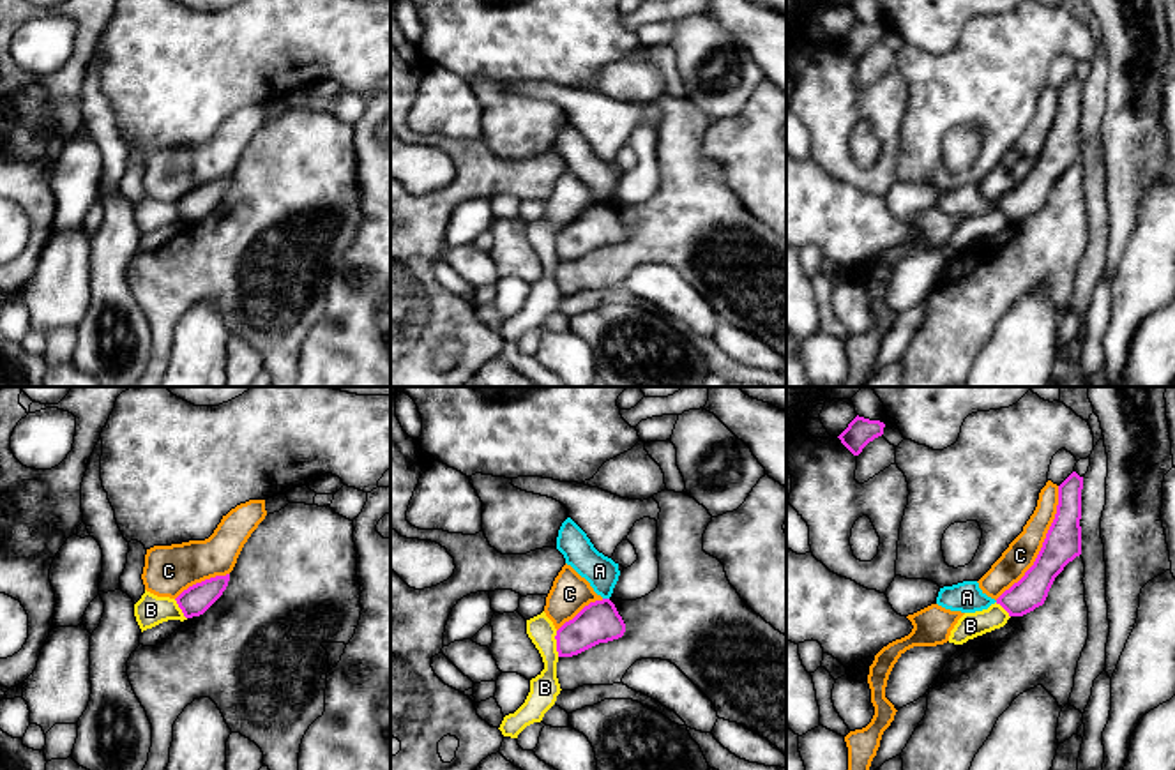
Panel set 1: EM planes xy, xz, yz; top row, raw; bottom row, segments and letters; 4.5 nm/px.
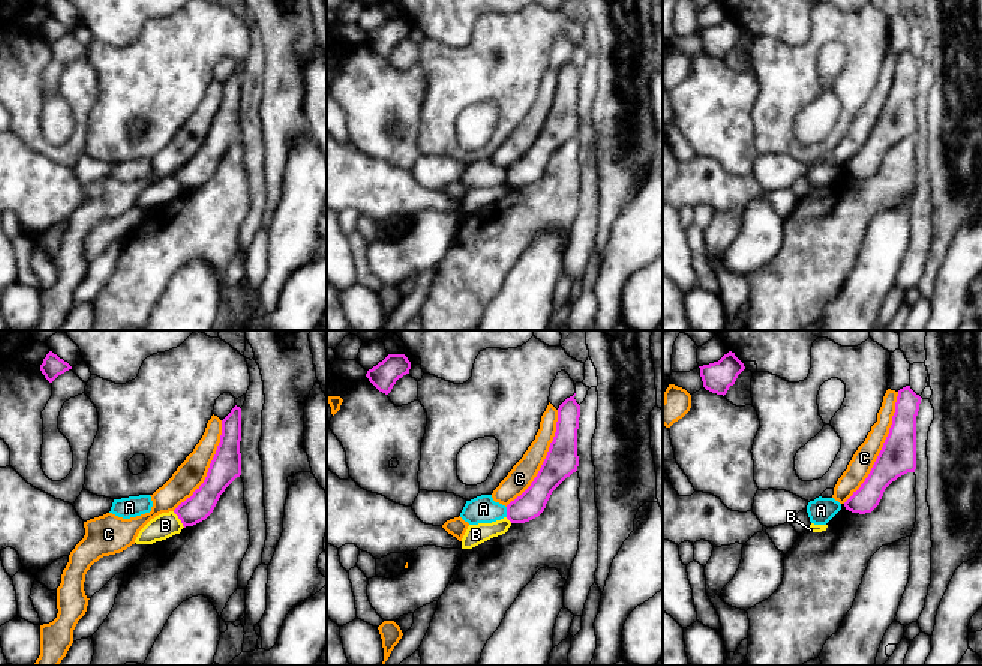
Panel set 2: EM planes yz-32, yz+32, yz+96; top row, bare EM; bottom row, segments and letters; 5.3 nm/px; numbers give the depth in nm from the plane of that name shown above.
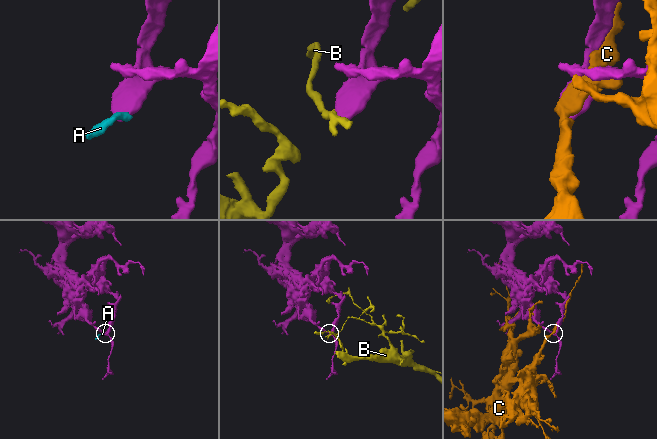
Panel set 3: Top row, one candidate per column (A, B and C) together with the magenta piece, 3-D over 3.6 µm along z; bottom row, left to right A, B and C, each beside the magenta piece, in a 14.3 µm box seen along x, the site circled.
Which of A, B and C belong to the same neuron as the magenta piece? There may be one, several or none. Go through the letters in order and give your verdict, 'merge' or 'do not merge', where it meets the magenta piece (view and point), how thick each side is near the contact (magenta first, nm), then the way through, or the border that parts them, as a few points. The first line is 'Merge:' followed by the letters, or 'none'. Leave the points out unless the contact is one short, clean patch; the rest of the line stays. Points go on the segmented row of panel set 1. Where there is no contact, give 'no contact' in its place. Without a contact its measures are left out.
Merge: none
A: do not merge | xz (606, 599) | 190/150 nm | along xz (603, 597), (608, 599)
B: do not merge | xz (557, 643) | 190/140 nm
C: do not merge | yz (1043, 544) | 170/140 nm

